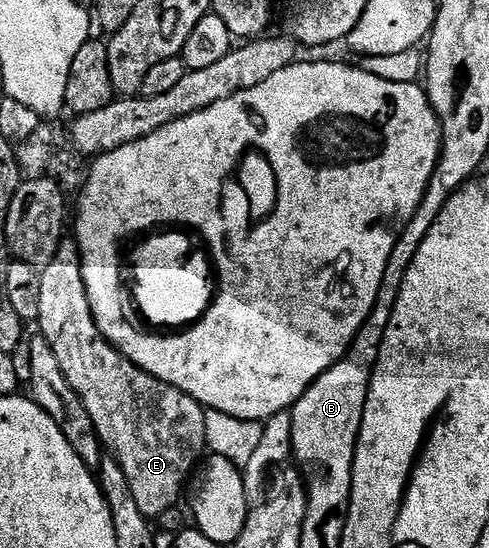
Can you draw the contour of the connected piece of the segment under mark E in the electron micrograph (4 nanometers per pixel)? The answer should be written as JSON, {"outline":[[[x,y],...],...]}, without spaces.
{"outline":[[[67,238],[59,246],[58,257],[48,268],[42,269],[38,331],[46,337],[51,349],[57,354],[63,373],[81,398],[100,441],[110,449],[125,470],[133,498],[137,498],[137,506],[148,518],[157,518],[165,514],[169,506],[180,503],[183,483],[186,482],[191,467],[200,463],[199,455],[207,448],[205,409],[189,394],[141,370],[103,337],[93,318],[93,310],[87,297],[87,281],[83,278],[80,260],[76,241]]]}

